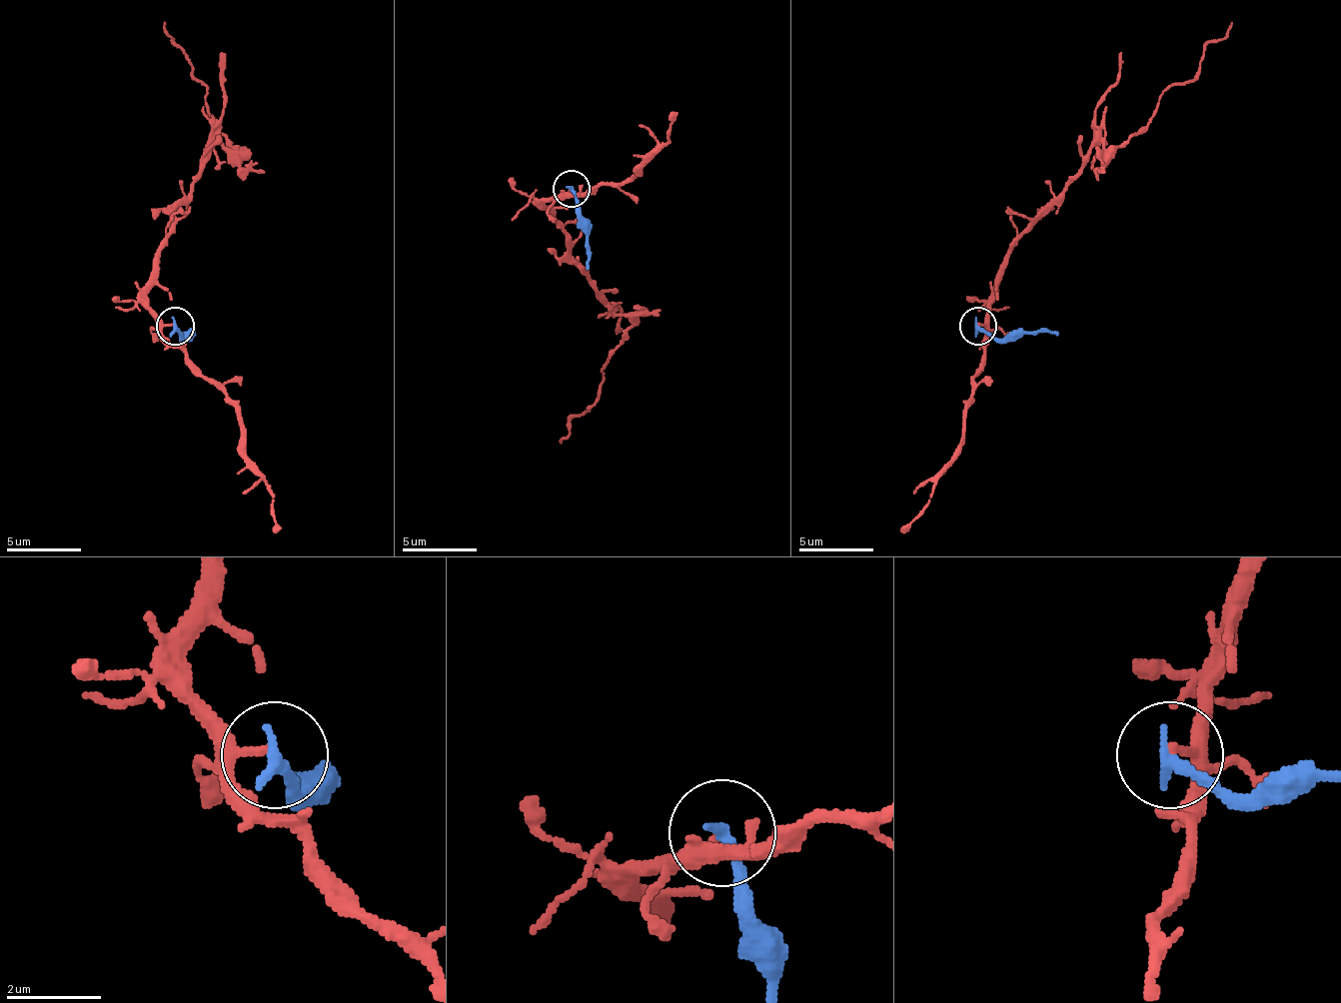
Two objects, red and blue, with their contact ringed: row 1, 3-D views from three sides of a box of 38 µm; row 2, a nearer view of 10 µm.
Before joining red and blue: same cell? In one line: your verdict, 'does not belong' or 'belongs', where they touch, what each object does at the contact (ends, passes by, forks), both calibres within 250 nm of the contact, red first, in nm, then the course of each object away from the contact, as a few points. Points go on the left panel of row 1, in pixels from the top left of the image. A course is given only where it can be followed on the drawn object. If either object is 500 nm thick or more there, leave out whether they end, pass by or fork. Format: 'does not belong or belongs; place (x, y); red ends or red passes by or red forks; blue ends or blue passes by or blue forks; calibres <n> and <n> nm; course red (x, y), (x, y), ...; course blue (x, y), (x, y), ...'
does not belong; place (175, 326); red ends; blue ends; calibres 160 and 280 nm; course red (174, 325), (148, 303), (155, 250), (200, 168), (219, 146), (234, 146), (211, 123), (208, 90), (167, 22); course blue (174, 325), (185, 340), (193, 333), (189, 333)

